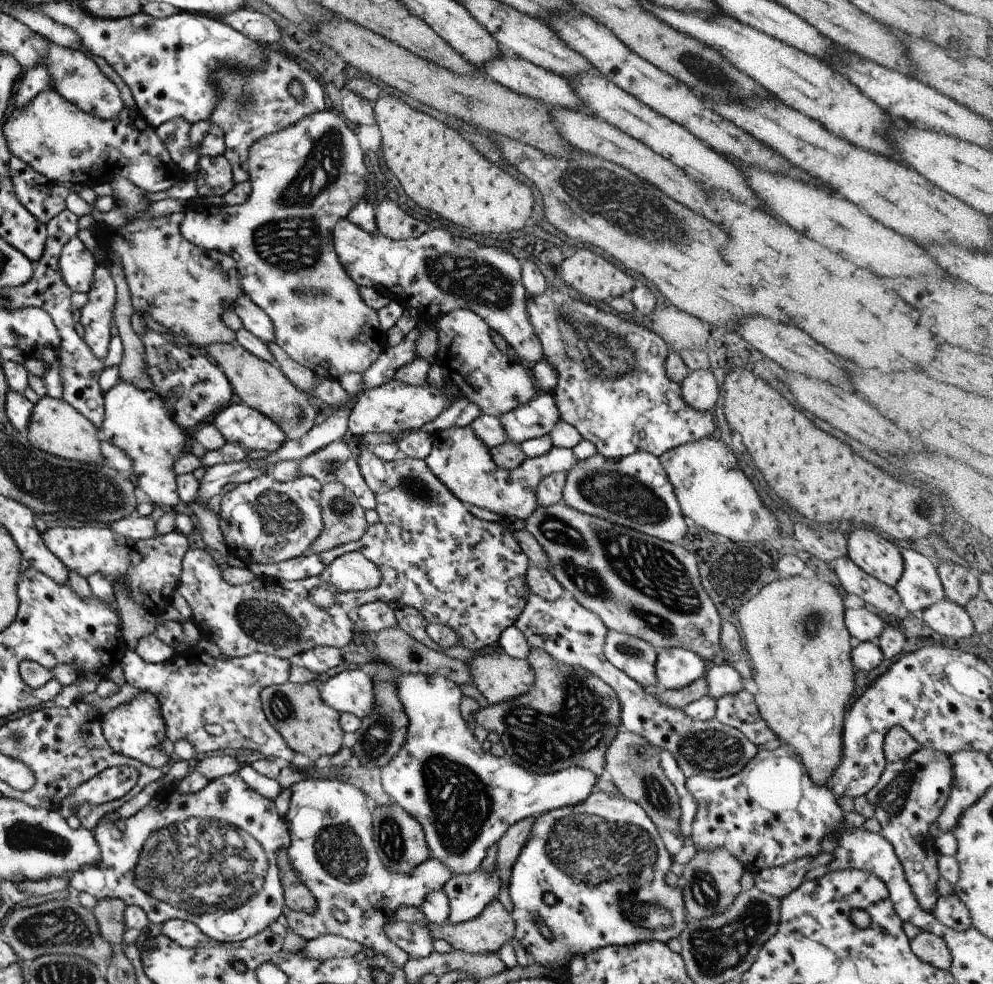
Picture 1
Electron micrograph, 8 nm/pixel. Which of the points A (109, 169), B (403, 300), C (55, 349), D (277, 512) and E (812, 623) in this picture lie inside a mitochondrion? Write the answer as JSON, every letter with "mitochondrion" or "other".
{"A":"other","B":"other","C":"other","D":"mitochondrion","E":"mitochondrion"}

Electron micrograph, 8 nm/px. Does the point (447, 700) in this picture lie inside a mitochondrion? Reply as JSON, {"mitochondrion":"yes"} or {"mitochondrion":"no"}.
{"mitochondrion":"no"}

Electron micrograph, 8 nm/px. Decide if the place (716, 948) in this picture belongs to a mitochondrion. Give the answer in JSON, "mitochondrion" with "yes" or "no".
{"mitochondrion":"yes"}

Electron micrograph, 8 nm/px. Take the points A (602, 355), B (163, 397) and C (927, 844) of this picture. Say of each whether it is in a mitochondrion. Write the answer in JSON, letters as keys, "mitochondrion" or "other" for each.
{"A":"mitochondrion","B":"other","C":"other"}

